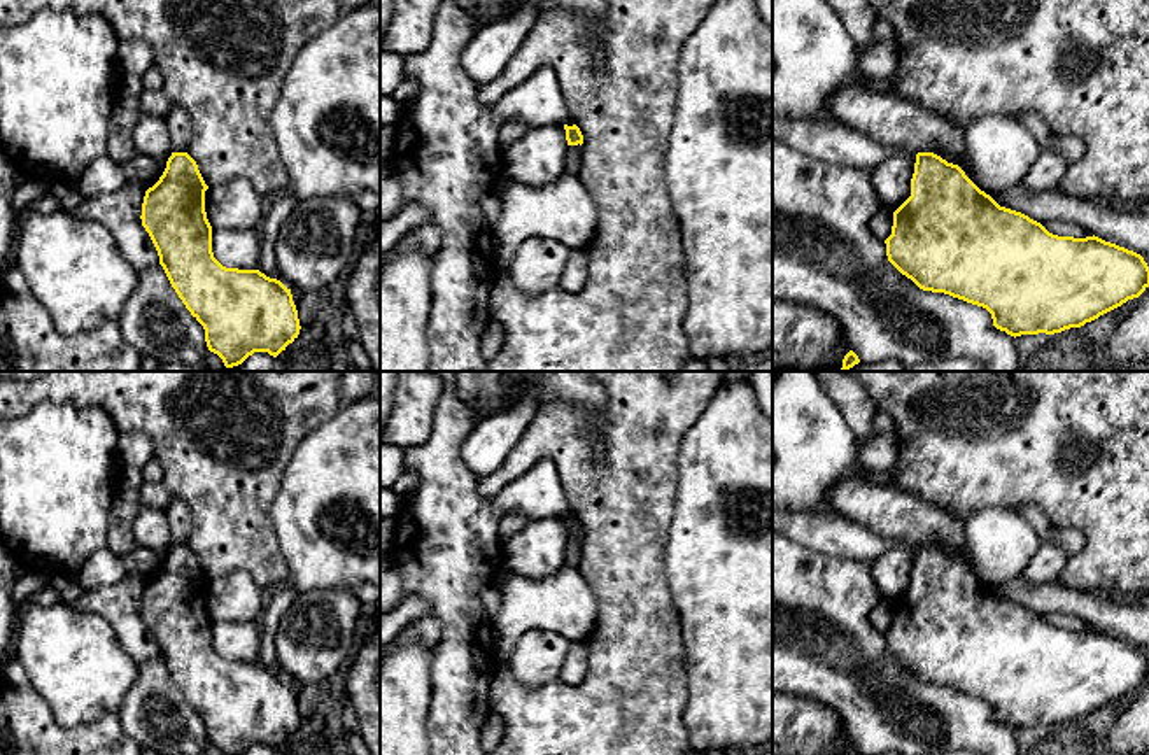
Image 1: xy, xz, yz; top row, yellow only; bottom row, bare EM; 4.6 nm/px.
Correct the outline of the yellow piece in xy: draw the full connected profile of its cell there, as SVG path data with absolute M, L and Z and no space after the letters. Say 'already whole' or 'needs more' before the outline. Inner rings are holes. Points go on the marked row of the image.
already whole | M172 152L159 180L145 191L142 203L142 226L149 233L172 287L203 326L210 352L217 354L226 368L242 364L254 352L268 352L277 357L300 335L298 310L291 289L280 280L270 279L259 270L238 270L222 266L212 252L212 226L205 212L205 184L196 161L187 152Z

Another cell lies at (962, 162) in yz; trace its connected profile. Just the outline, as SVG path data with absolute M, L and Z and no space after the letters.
M932 147L928 152L934 152L937 156L941 156L948 163L958 165L970 180L974 179L976 172L972 168L972 165L969 163L967 154L965 156L948 154L948 152L944 152L944 151L937 149L937 147Z

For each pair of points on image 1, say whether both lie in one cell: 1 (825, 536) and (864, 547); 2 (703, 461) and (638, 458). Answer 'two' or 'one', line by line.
1: one
2: two

